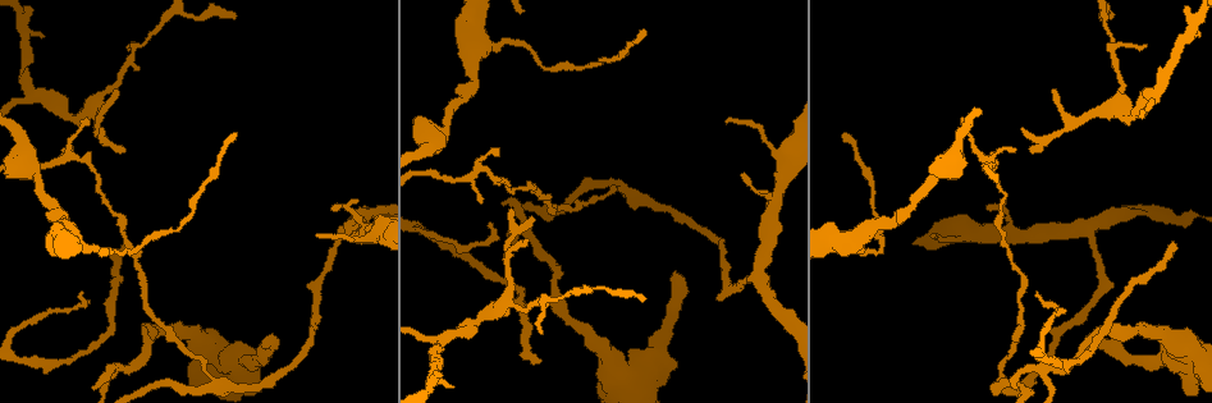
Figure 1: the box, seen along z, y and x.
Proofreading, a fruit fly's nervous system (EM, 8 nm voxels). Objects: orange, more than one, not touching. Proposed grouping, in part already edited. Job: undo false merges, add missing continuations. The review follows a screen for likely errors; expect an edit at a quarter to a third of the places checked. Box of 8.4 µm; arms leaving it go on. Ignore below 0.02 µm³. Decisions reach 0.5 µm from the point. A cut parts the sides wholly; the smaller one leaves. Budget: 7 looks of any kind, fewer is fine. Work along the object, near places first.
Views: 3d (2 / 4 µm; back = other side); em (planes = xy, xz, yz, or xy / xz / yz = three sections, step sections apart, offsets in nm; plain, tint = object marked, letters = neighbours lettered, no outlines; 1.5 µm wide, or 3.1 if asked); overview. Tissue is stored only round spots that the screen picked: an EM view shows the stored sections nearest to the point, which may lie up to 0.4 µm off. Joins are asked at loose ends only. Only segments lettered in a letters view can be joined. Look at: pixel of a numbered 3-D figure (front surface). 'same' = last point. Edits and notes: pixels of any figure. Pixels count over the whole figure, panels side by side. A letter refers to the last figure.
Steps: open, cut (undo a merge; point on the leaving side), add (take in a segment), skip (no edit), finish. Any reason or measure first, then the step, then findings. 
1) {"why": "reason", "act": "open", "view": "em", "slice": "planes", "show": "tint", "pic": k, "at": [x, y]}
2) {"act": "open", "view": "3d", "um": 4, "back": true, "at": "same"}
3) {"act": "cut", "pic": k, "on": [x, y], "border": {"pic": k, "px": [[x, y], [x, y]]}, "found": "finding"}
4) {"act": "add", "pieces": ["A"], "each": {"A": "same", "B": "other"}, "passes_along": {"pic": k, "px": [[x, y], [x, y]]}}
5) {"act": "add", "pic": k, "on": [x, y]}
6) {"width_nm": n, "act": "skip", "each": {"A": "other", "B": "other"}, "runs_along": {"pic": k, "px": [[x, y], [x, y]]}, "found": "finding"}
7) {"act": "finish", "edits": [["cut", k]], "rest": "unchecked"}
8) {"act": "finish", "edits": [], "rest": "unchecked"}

{"why": "free end", "act": "open", "view": "em", "slice": "planes", "show": "letters", "pic": 1, "at": [676, 270]}

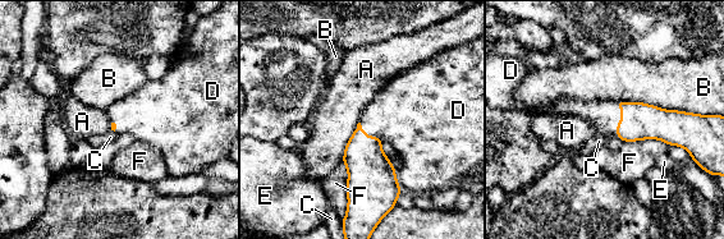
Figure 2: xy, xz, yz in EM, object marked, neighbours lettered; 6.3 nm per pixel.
{"longest_contact_nm": ["B", 500], "act": "add", "pieces": ["D"], "each": {"A": "other", "B": "other", "C": "other", "D": "same", "E": "other", "F": "other"}, "found": "the neuron continues"}

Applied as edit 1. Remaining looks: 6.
{"why": "redraw", "act": "open", "view": "overview"}

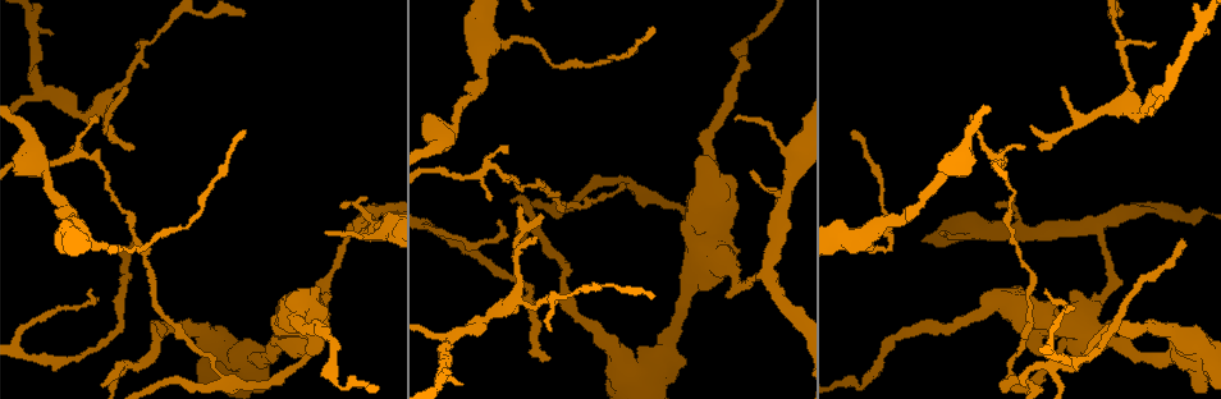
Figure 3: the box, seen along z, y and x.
{"act": "open", "view": "em", "slice": "yz", "step": 8, "show": "letters", "pic": 3, "at": [548, 358]}

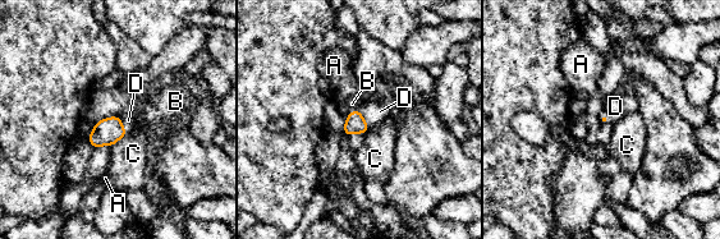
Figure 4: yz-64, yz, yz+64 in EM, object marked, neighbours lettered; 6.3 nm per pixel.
{"why": "another direction", "act": "open", "view": "em", "slice": "xz", "step": 4, "show": "letters", "at": "same"}

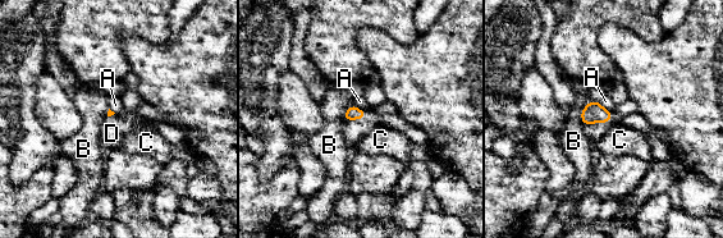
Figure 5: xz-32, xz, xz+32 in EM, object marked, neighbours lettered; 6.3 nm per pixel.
{"act": "add", "pieces": ["D"], "each": {"A": "other", "B": "other", "C": "other", "D": "same"}, "passes_along": {"pic": 5, "px": [[593, 113], [598, 122], [596, 131]]}, "found": "it goes on there"}

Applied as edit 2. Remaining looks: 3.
{"why": "abrupt turn", "act": "open", "view": "em", "slice": "xz", "step": 8, "show": "tint", "pic": 3, "at": [433, 224]}

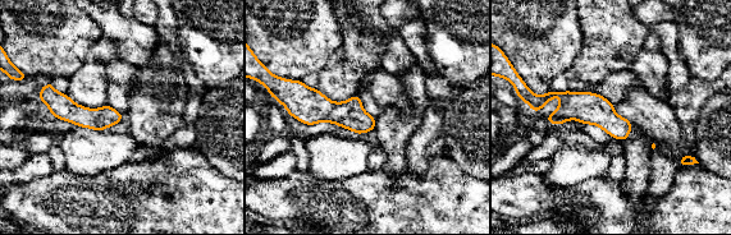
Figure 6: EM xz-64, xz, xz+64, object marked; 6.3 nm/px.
{"why": "cut it another way", "act": "open", "view": "em", "slice": "planes", "show": "letters", "at": "same"}

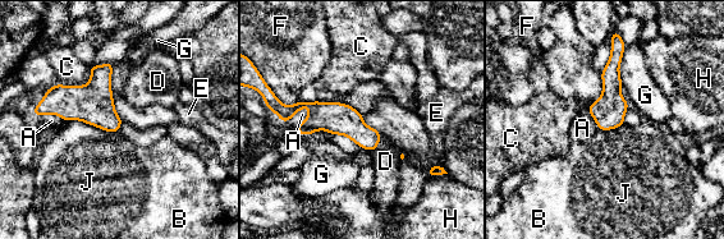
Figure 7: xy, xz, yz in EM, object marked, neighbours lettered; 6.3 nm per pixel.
{"act": "skip", "each": {"A": "other", "B": "other", "C": "other", "D": "other", "E": "other", "F": "other", "G": "other", "H": "other", "J": "other"}, "runs_along": {"pic": 7, "px": [[293, 110], [310, 105], [375, 142]]}, "found": "all the same neuron"}

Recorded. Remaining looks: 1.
{"act": "finish", "edits": [["add", 2], ["add", 5]], "rest": "unchecked"}

